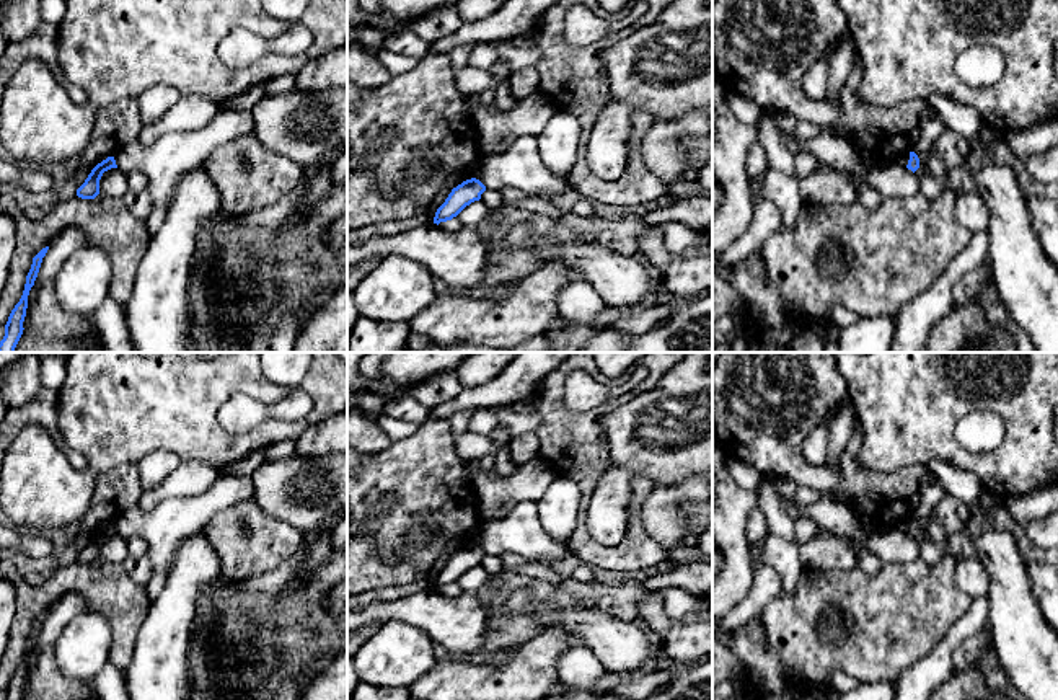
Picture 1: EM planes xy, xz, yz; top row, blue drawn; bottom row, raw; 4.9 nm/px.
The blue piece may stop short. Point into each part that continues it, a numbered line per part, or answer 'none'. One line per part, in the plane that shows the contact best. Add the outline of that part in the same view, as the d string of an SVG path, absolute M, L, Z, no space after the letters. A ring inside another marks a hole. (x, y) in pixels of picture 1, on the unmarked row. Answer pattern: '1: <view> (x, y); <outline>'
none

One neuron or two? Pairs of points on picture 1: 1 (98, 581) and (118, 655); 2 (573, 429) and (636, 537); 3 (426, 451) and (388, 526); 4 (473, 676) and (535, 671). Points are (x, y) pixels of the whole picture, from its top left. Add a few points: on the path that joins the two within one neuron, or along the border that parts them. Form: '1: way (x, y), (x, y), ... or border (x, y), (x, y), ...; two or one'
1: way (116, 599), (121, 604), (121, 637); one
2: way (586, 470), (582, 537), (595, 550); one
3: way (424, 469), (423, 491), (406, 508); one
4: way (488, 677), (520, 677); one

